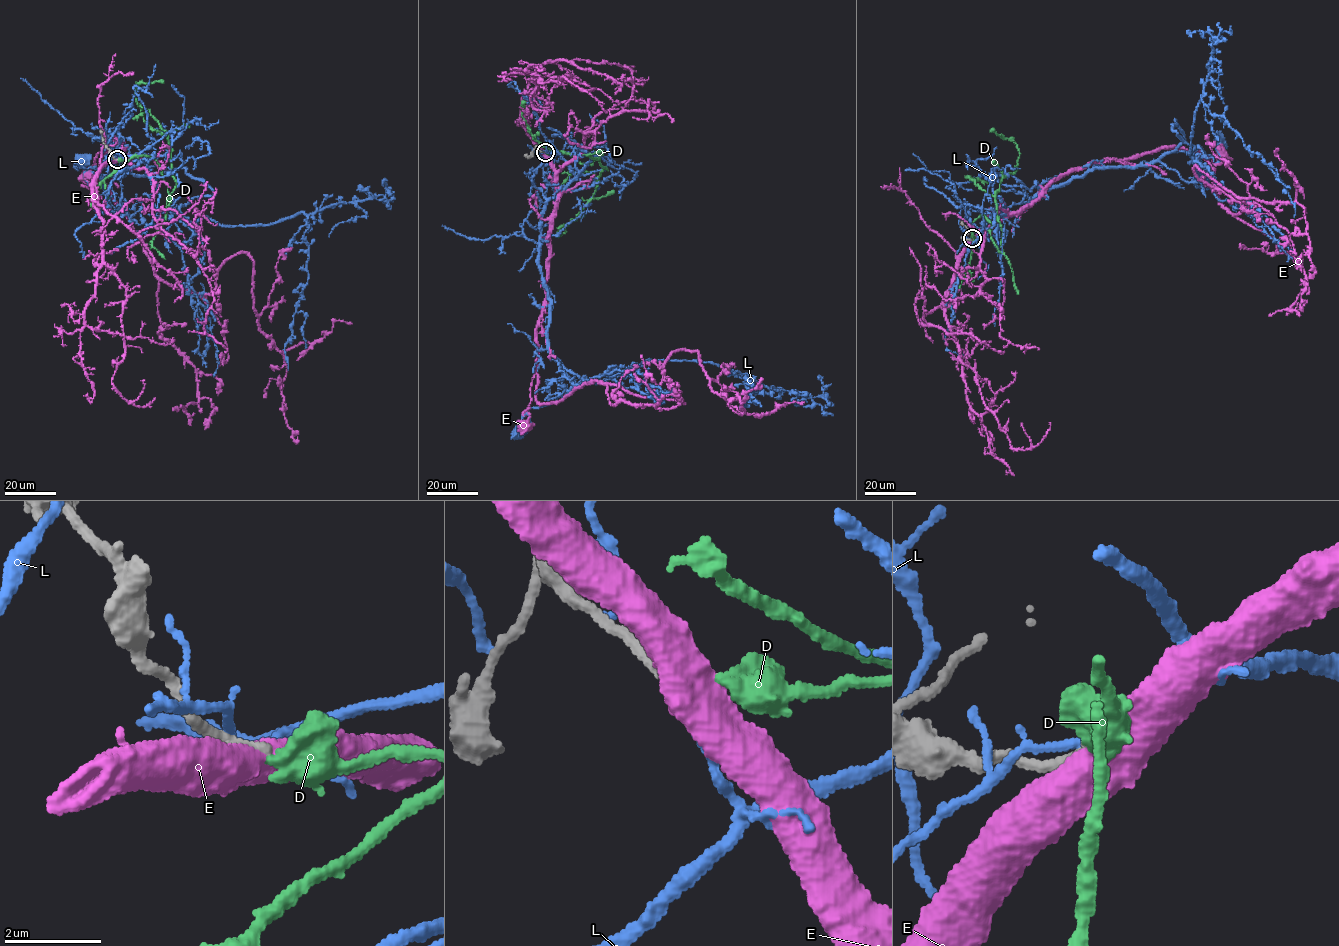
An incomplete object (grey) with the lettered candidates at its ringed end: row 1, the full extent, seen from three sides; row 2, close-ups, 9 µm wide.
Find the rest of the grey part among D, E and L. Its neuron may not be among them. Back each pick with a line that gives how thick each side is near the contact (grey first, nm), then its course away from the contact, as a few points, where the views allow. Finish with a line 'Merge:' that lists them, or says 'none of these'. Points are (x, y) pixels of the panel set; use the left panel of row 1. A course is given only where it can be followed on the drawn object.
D: Thickness 240 nm (grey) against 600 nm. Its course: (117, 160), (153, 157), (166, 209), (175, 182), (169, 141), (144, 121), (134, 94), (137, 84), (164, 82)
Merge: D

